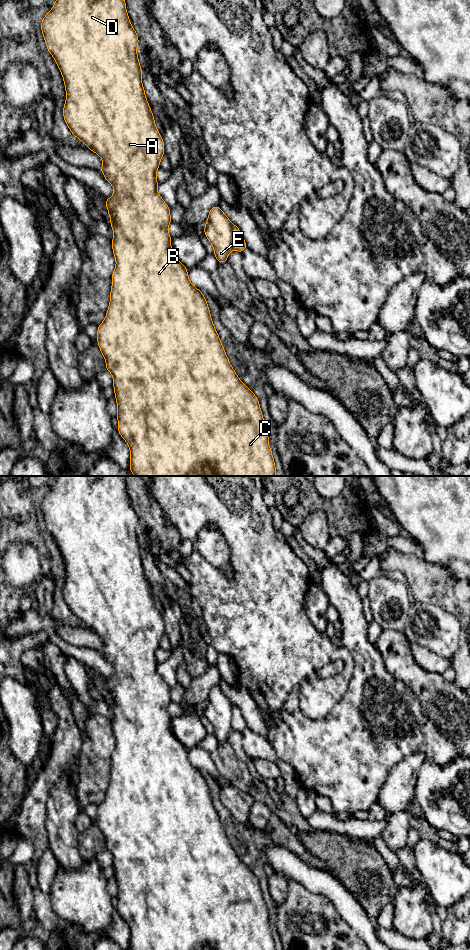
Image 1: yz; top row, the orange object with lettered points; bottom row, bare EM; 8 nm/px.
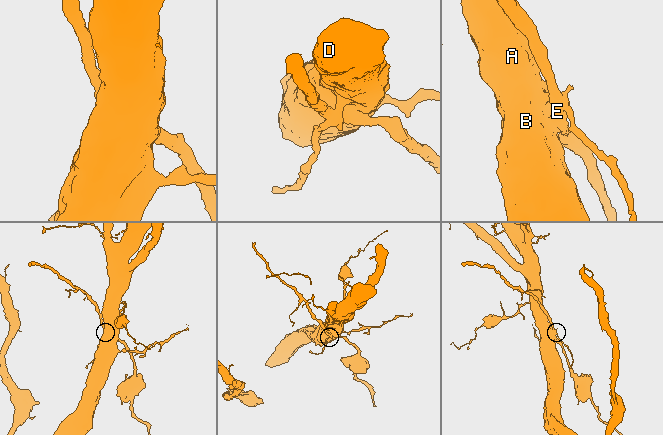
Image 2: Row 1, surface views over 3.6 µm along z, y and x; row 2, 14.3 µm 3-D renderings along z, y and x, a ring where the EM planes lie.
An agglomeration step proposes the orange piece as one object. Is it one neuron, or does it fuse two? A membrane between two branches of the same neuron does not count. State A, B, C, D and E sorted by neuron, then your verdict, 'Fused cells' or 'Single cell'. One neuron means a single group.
Groups: A B C D / E. Fused cells

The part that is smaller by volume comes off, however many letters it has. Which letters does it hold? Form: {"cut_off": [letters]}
{"cut_off": ["E"]}

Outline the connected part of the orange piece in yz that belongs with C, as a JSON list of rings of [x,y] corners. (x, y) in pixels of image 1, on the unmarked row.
[[[57,476],[55,485],[41,502],[47,530],[53,536],[64,560],[66,581],[63,597],[72,614],[103,641],[100,651],[113,666],[114,675],[105,679],[110,705],[114,711],[112,730],[116,747],[112,754],[110,784],[104,801],[98,805],[97,823],[106,842],[106,850],[113,856],[117,882],[118,912],[130,928],[129,950],[276,950],[269,926],[268,908],[262,896],[260,883],[255,874],[239,859],[231,846],[219,815],[211,799],[210,790],[202,771],[192,765],[188,749],[176,738],[171,728],[168,706],[171,703],[170,687],[157,671],[156,652],[164,635],[164,621],[158,612],[153,592],[142,566],[142,550],[137,535],[139,518],[127,494],[125,476]]]

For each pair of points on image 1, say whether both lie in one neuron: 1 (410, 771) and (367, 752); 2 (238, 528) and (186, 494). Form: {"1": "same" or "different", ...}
{"1": "different", "2": "same"}

